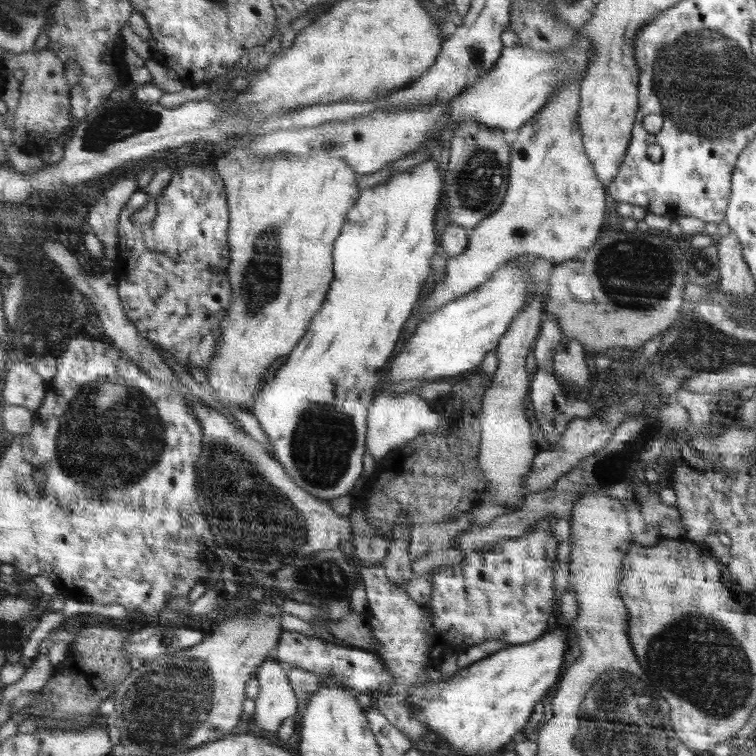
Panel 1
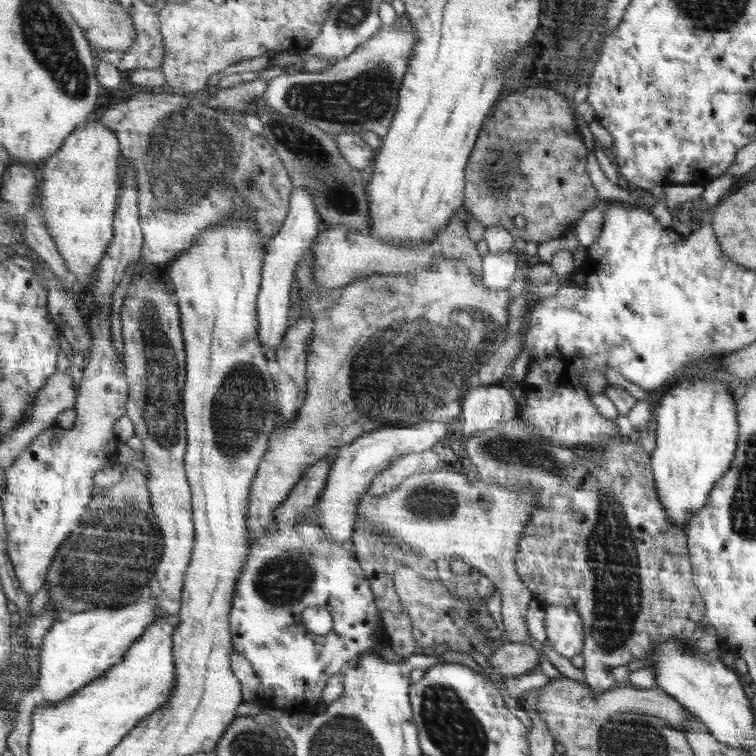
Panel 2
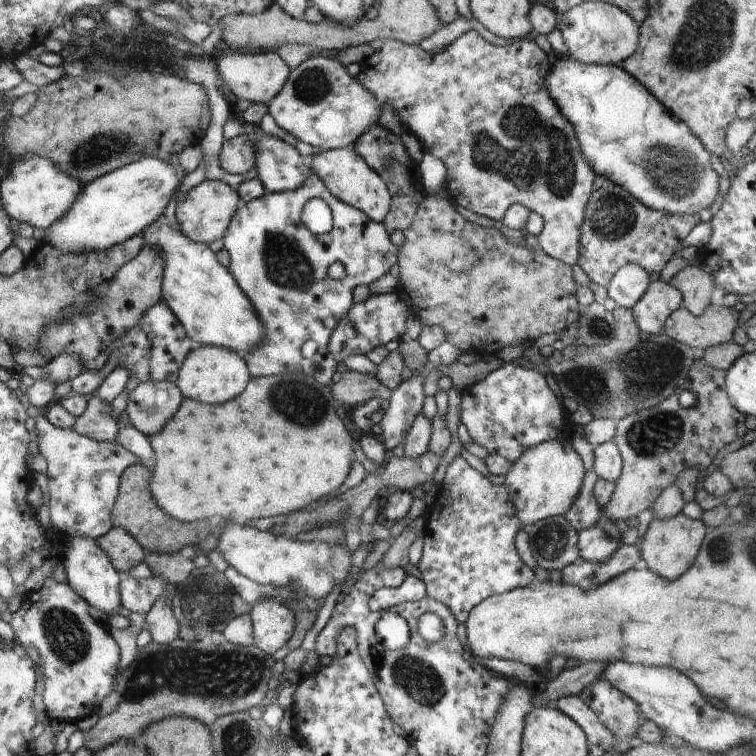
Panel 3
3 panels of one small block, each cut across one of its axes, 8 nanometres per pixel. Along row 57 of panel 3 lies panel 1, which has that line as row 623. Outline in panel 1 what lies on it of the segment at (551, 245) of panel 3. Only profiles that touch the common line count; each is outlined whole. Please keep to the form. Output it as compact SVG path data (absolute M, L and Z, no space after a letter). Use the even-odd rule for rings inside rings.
M539 520L533 526L531 534L527 534L523 538L507 540L503 544L493 546L487 552L475 550L475 552L467 554L457 566L441 566L439 564L431 572L433 588L431 588L431 598L429 598L427 606L417 606L415 602L411 602L403 588L397 588L387 580L381 566L361 568L361 578L363 578L365 594L367 594L367 620L371 624L373 640L379 644L379 650L375 654L379 654L383 658L387 670L399 678L397 684L393 684L385 694L379 694L375 698L375 706L395 728L399 728L405 736L409 736L411 744L415 744L419 740L419 736L429 732L419 720L415 720L415 716L409 712L411 708L405 702L413 684L429 680L421 672L421 666L425 662L429 662L431 658L443 660L443 656L451 650L461 654L467 648L473 648L475 644L483 644L491 636L495 636L497 640L503 640L509 646L521 646L521 644L539 640L539 636L543 634L543 630L547 626L549 614L553 612L553 602L551 602L553 548L555 548L555 538L549 532L549 522Z

